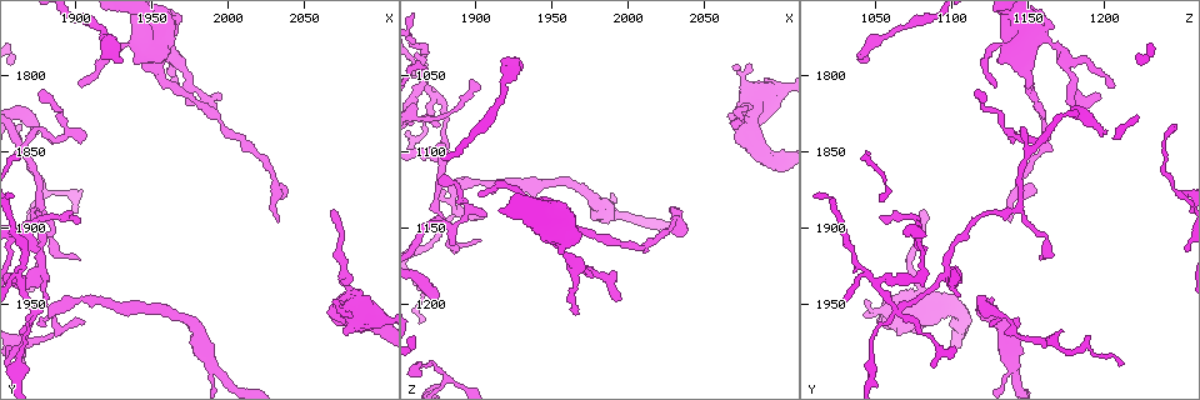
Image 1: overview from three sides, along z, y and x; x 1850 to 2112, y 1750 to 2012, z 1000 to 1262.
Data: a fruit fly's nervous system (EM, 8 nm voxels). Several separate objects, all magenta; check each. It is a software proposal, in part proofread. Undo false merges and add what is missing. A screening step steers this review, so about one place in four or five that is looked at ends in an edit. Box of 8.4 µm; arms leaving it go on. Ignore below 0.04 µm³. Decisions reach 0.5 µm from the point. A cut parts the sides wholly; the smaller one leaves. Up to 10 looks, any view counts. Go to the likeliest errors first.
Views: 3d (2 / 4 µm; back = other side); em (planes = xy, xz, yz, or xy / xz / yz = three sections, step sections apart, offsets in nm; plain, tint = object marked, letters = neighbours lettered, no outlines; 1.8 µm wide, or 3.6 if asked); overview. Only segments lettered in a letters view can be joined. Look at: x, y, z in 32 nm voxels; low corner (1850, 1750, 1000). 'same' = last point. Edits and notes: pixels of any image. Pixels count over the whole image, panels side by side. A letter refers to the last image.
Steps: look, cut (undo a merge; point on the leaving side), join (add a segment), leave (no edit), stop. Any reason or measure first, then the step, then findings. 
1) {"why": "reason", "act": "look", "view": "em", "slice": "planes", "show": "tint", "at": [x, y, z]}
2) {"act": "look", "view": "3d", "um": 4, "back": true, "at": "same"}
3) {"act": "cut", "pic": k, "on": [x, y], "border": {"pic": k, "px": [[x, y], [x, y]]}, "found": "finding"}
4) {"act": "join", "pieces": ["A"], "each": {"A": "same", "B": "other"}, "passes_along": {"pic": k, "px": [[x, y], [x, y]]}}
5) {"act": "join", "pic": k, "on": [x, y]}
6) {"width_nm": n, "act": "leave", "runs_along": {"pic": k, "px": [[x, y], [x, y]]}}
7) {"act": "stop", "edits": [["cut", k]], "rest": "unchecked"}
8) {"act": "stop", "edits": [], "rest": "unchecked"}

{"why": "tapers out", "act": "look", "view": "3d", "um": 2, "at": [2032, 1894, 1140]}

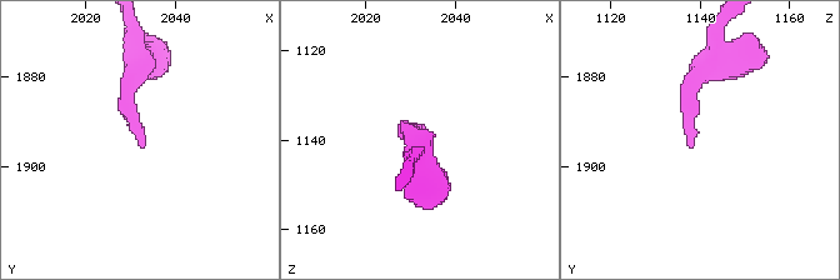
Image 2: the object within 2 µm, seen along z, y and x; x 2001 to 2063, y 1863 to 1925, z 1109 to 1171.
{"why": "shape alone is not enough", "act": "look", "view": "em", "slice": "xz", "step": 8, "show": "tint", "at": [2033, 1894, 1138]}

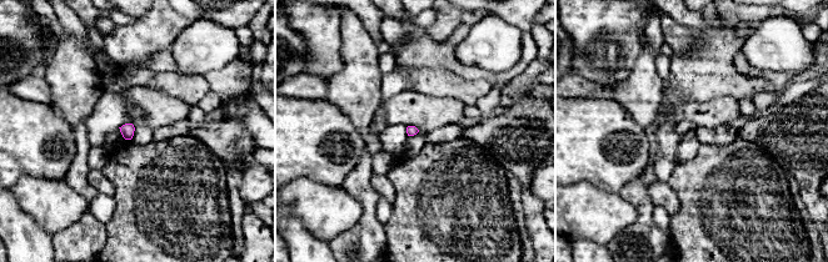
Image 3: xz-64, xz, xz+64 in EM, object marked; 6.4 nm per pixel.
{"why": "another direction", "act": "look", "view": "em", "slice": "planes", "show": "letters", "at": "same"}

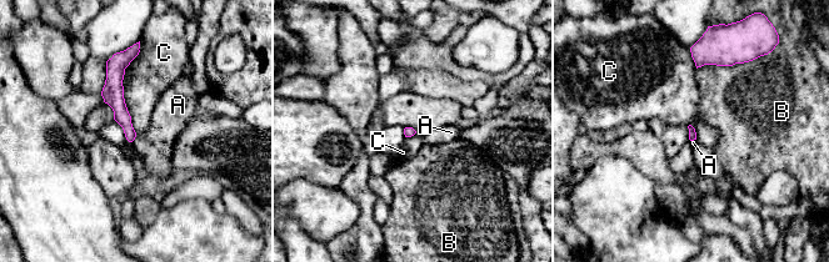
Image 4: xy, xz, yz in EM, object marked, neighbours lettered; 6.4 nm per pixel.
{"act": "leave", "each": {"A": "other", "B": "other", "C": "other"}, "runs_along": {"pic": 4, "px": [[126, 58], [115, 100], [130, 137]]}, "found": "none of them fits"}

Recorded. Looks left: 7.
{"why": "tapers out", "act": "look", "view": "3d", "um": 2, "back": true, "at": [1904, 1846, 1140]}

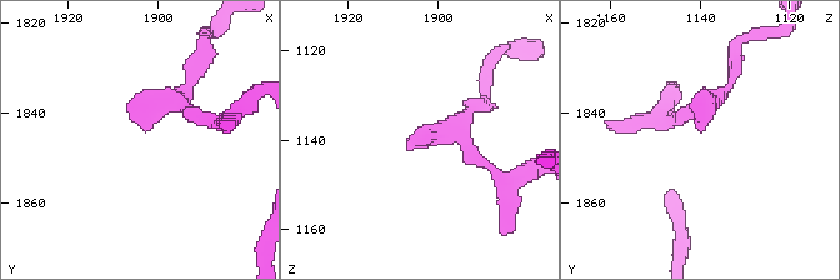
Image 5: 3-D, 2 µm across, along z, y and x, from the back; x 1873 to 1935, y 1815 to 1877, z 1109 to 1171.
{"why": "now the EM", "act": "look", "view": "em", "slice": "planes", "show": "letters", "at": [1904, 1844, 1141]}

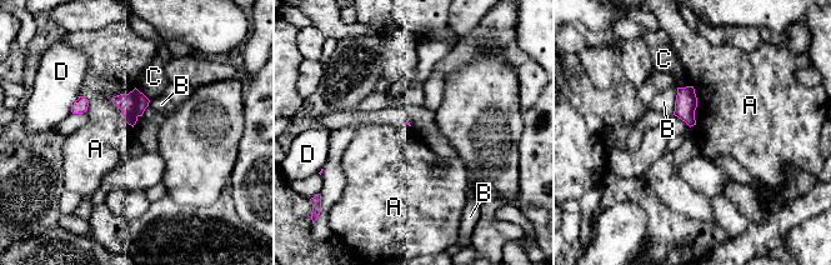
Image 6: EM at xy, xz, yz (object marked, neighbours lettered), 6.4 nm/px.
{"act": "leave", "each": {"A": "other", "B": "other", "C": "other", "D": "other"}, "border": {"pic": 6, "px": [[135, 88], [111, 99], [133, 128]]}, "found": "no lettered segment goes on from it"}

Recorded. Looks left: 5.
{"act": "look", "view": "em", "slice": "xy", "step": 8, "show": "tint", "at": [2068, 1890, 1080]}

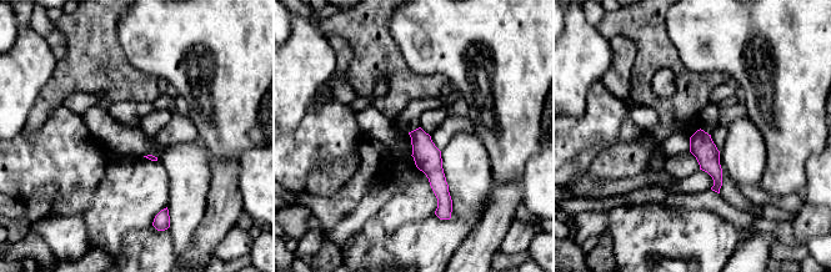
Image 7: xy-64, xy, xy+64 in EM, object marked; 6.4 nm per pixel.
{"act": "look", "view": "em", "slice": "planes", "show": "tint", "at": "same"}

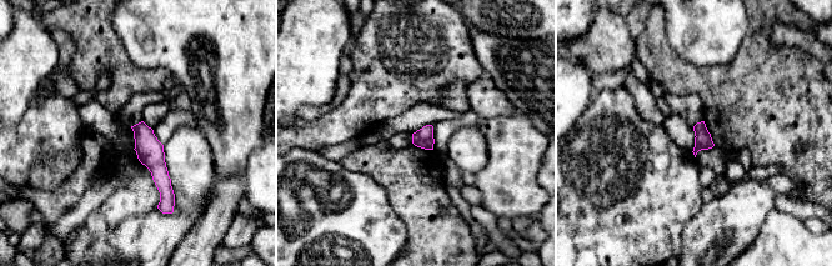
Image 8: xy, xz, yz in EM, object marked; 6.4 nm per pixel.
{"act": "look", "view": "em", "slice": "planes", "show": "letters", "at": "same"}

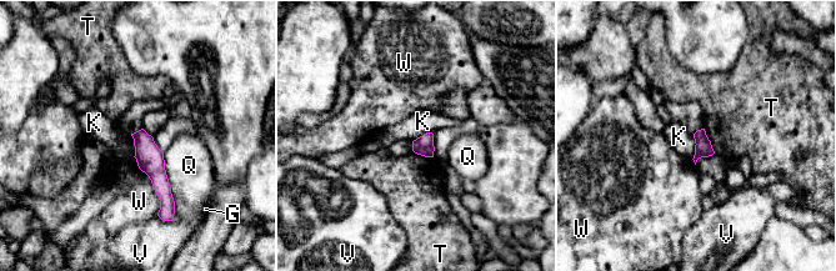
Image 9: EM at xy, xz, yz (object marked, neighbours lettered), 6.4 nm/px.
{"width_nm": 110, "longest_contact_nm": ["Q", 400], "act": "leave", "each": {"G": "other", "K": "other", "Q": "other", "T": "other", "V": "other", "W": "other"}, "found": "no lettered segment goes on from it"}

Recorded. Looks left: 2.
{"why": "thick turns thin", "act": "look", "view": "em", "slice": "xy", "step": 16, "show": "tint", "at": [1884, 1960, 1134]}

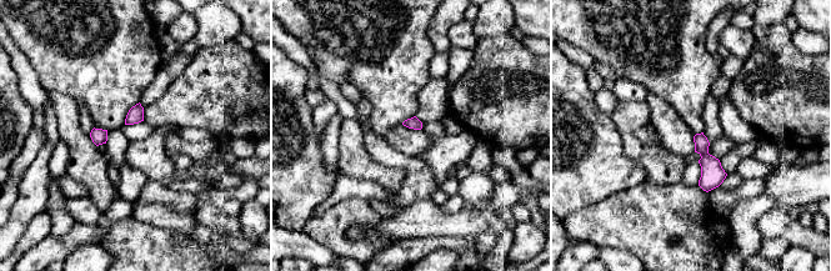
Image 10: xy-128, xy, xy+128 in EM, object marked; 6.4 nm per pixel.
{"why": "cut it another way", "act": "look", "view": "em", "slice": "planes", "show": "letters", "at": "same"}

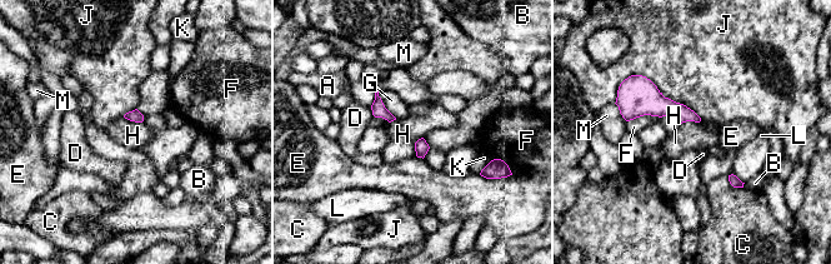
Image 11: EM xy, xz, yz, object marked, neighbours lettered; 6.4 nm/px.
{"act": "leave", "each": {"A": "other", "B": "other", "C": "other", "D": "other", "E": "other", "F": "other", "G": "other", "H": "other", "J": "other", "K": "other", "L": "other", "M": "other"}, "border": {"pic": 11, "px": [[422, 137], [415, 143], [415, 155]]}, "found": "one cell here"}

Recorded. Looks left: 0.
{"act": "stop", "edits": [], "rest": "unchecked"}

